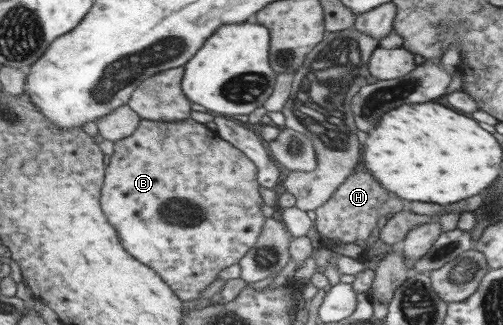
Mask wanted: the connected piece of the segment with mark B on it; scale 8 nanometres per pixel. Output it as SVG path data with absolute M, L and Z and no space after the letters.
M142 119L140 128L131 137L116 142L115 152L111 155L109 168L107 168L104 189L102 189L102 205L110 222L117 225L117 229L121 231L121 241L125 241L125 249L129 249L129 253L133 253L133 257L137 257L139 261L145 261L145 265L153 265L153 269L161 273L161 277L172 286L181 300L190 301L199 299L201 291L215 281L216 275L219 275L223 269L239 263L257 243L257 237L266 220L265 201L258 189L257 165L243 151L227 143L223 137L219 137L203 123L197 123L193 119L177 121L177 123Z

